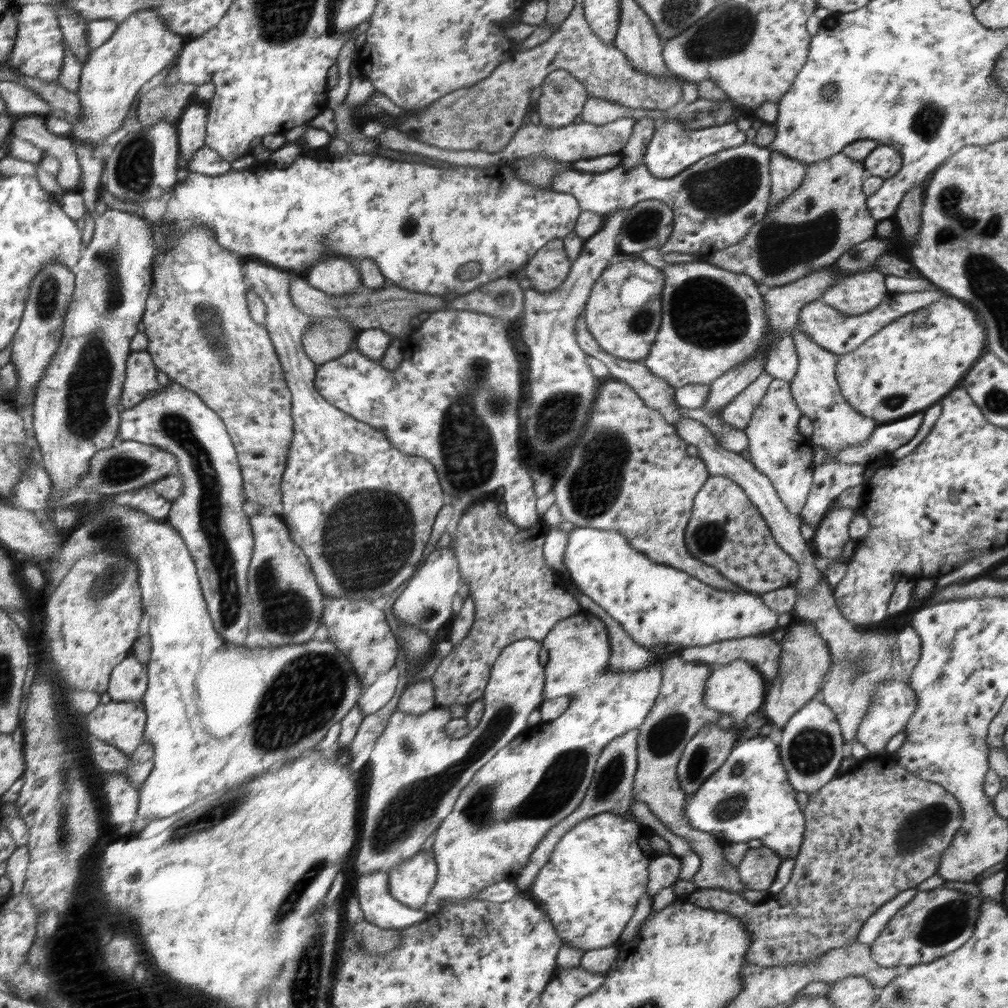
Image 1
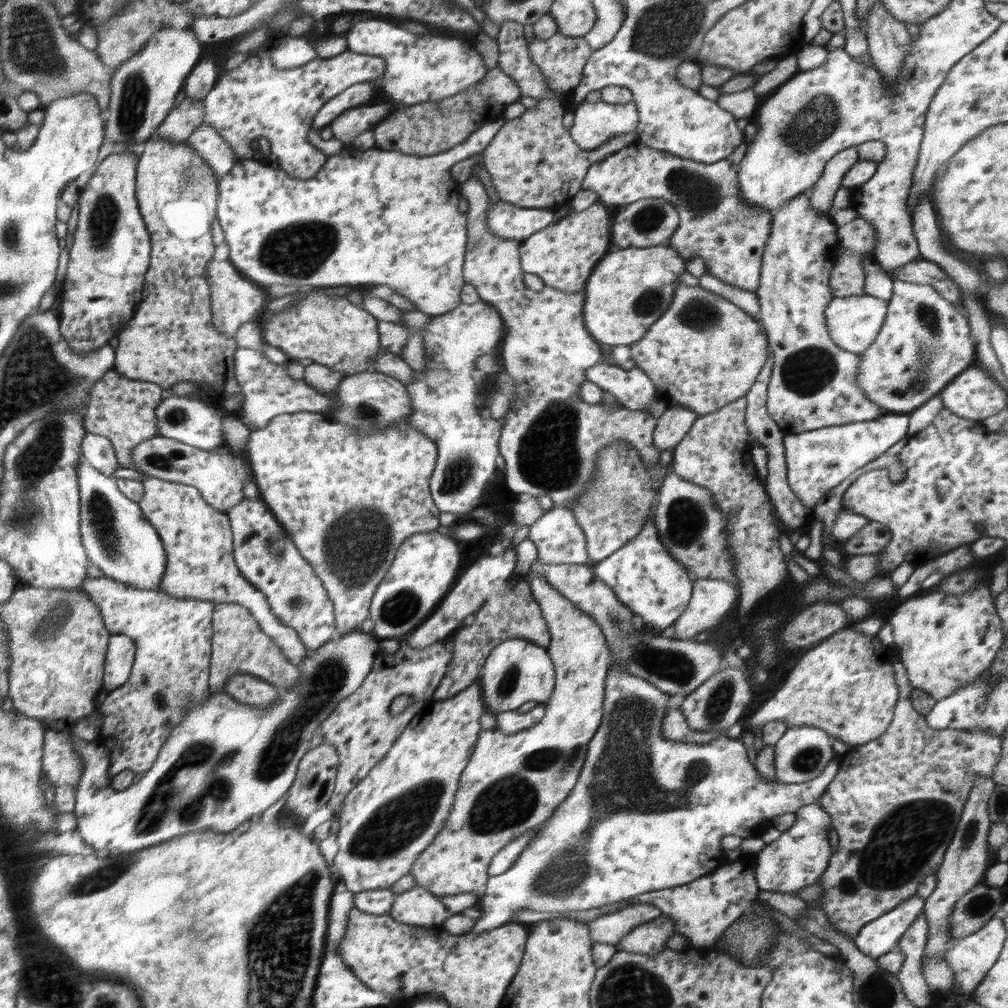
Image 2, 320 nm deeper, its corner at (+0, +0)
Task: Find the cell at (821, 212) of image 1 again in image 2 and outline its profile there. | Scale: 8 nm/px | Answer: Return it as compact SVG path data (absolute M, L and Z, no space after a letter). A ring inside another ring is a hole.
M853 146L840 151L824 165L820 178L808 192L810 204L817 215L831 219L834 195L840 190L846 172L858 161L858 147Z

